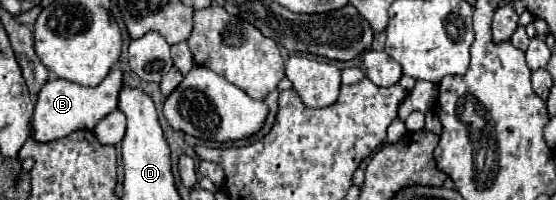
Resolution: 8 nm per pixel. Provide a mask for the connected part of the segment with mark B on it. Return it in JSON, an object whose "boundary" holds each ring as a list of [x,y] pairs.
{"boundary":[[[113,69],[97,87],[83,87],[65,79],[47,81],[39,93],[35,113],[33,113],[33,139],[41,143],[49,143],[77,129],[93,129],[97,121],[117,109],[117,93],[121,93],[123,85],[123,71]]]}

